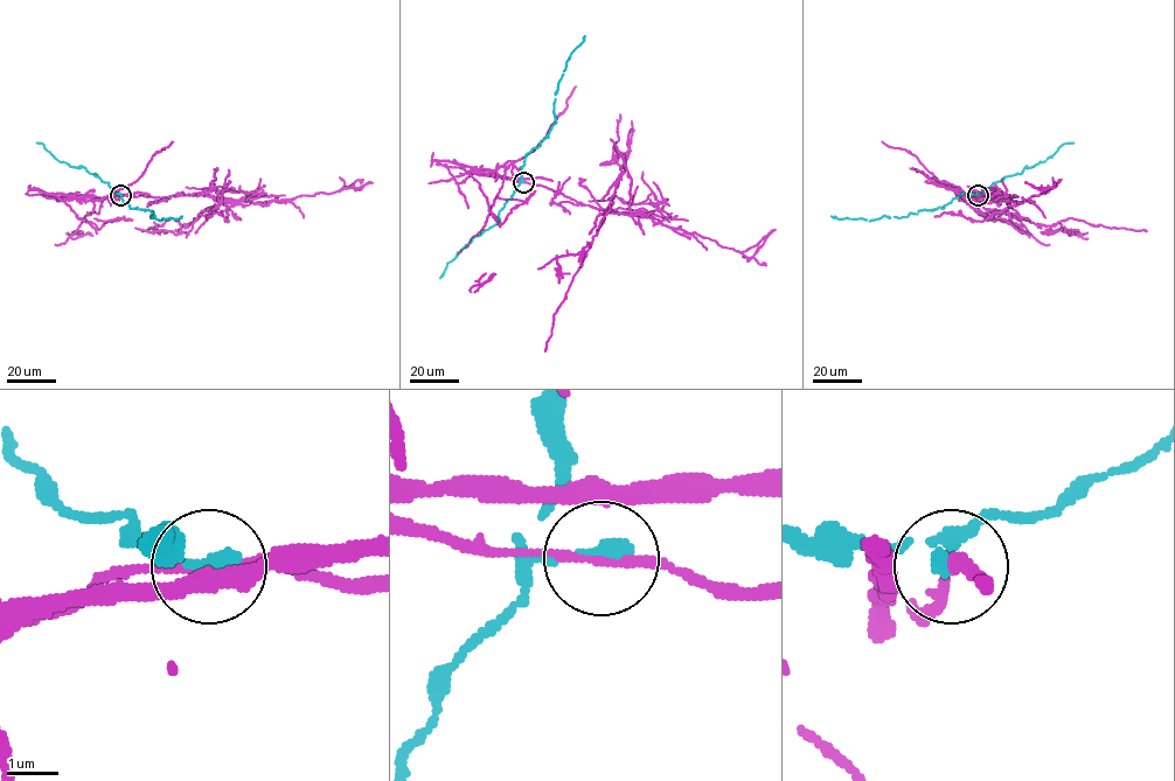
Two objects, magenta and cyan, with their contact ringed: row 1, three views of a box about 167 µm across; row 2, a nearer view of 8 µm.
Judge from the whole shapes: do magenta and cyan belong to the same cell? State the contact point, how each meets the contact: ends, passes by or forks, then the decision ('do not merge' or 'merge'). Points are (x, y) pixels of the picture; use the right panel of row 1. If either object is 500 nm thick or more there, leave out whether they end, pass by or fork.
(978, 195) | magenta passes by | cyan ends | do not merge

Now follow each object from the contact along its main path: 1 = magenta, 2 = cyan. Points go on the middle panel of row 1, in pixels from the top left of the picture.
1: (523, 182), (546, 187), (600, 210), (624, 214), (604, 213), (604, 220), (554, 315), (544, 351)
2: (523, 181), (520, 181), (525, 158), (540, 145), (556, 123), (555, 92), (565, 62), (585, 36)

